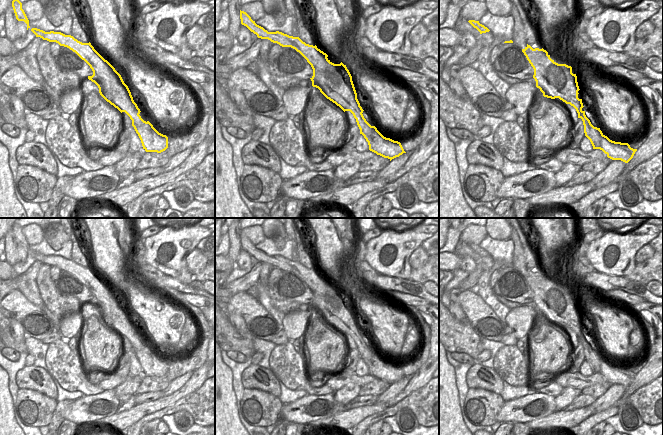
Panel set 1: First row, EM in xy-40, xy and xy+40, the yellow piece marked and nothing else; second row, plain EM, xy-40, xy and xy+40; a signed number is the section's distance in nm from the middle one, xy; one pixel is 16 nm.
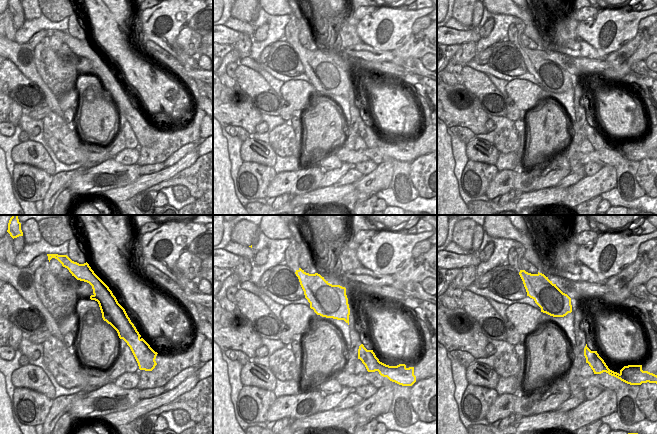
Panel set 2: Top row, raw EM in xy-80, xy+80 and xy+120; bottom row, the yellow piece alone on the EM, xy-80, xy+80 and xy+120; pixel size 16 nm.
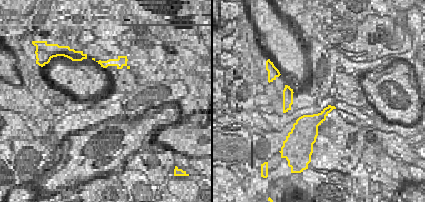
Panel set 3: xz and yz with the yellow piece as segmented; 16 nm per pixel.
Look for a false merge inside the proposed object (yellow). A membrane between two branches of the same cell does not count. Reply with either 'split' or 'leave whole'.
split

